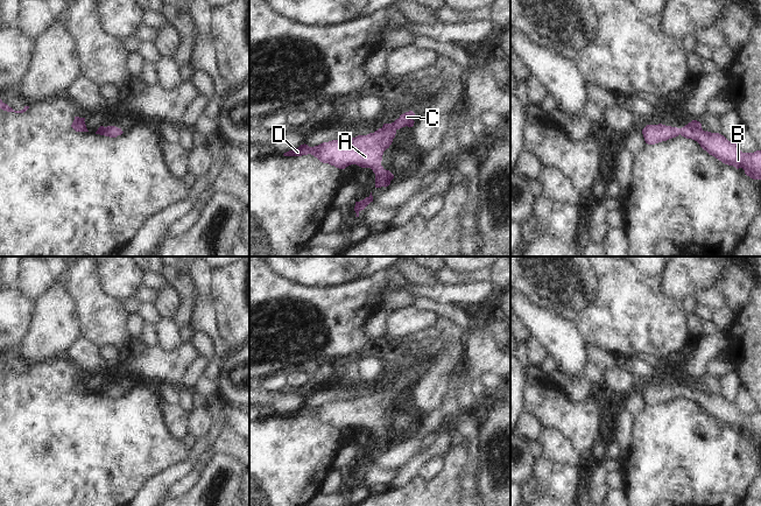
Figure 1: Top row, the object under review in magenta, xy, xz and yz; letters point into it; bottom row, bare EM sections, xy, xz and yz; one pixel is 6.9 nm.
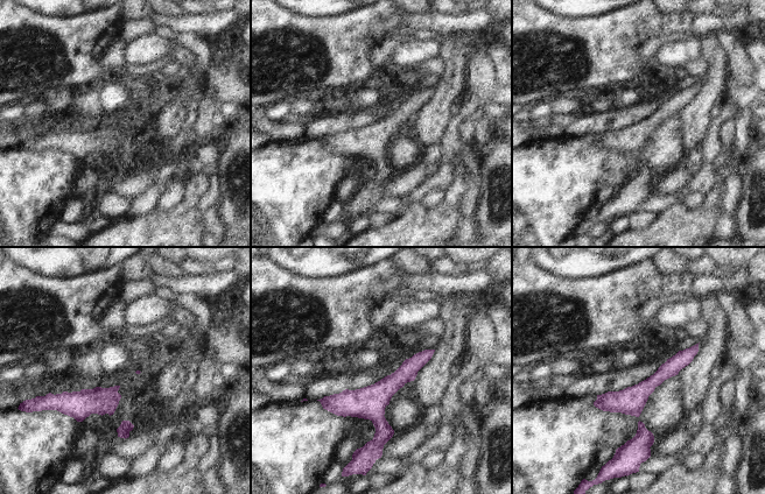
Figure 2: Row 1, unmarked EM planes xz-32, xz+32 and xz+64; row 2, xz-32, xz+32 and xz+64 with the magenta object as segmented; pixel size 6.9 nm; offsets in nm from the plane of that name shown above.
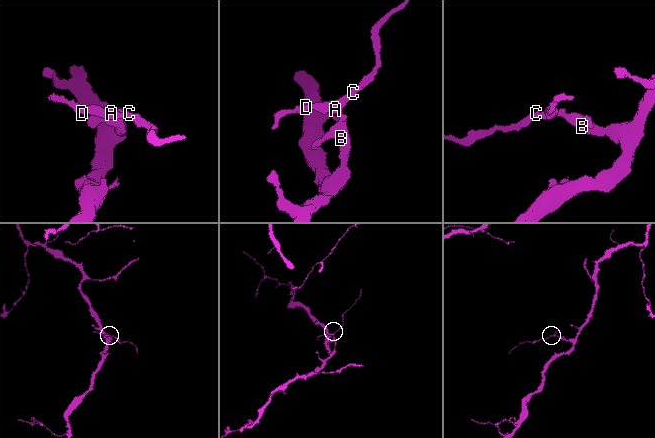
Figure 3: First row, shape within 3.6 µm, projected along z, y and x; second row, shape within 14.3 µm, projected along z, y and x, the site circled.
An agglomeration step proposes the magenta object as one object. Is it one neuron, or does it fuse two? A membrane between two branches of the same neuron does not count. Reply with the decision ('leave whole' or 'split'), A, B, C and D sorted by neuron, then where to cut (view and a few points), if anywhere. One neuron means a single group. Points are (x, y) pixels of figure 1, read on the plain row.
leave whole; groups A B C D; cut none

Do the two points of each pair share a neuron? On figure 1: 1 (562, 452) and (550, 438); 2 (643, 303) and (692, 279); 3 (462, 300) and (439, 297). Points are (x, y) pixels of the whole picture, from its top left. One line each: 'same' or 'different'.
1: same
2: different
3: same

